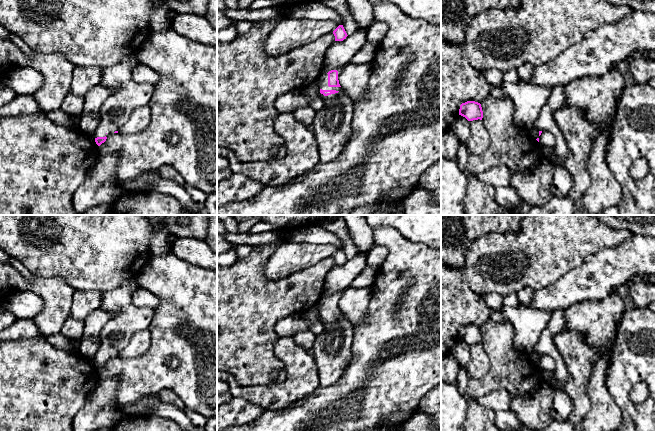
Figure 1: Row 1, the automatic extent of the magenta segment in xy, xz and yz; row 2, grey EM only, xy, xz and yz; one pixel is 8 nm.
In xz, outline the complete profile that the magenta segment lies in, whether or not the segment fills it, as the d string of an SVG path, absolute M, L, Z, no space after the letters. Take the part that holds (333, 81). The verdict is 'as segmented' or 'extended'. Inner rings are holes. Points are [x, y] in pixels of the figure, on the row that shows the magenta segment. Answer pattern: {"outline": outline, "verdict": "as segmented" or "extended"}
{"outline": "M338 71L322 73L317 83L324 95L324 106L312 124L319 147L319 159L328 163L342 153L352 134L353 104L338 80Z", "verdict": "extended"}

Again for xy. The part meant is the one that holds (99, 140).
{"outline": "M130 55L114 66L102 68L100 84L112 88L113 93L101 107L99 125L93 134L98 146L104 143L110 134L118 133L135 108L149 105L155 86L148 83L138 83L132 79L131 73L137 64L136 55Z", "verdict": "extended"}

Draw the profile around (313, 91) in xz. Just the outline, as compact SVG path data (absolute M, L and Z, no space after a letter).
M317 82L308 86L304 91L310 97L310 107L316 112L324 106L323 100L320 98L320 88Z

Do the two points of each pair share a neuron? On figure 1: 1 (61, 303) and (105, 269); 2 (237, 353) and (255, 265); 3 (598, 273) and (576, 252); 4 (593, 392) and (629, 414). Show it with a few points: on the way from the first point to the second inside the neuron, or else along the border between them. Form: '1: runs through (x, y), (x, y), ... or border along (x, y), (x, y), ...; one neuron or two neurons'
1: border along (54, 276), (60, 277), (75, 289); two neurons
2: runs through (246, 331), (246, 287); one neuron
3: border along (605, 248), (588, 255), (578, 265), (565, 273); two neurons
4: border along (607, 389), (611, 398), (620, 409), (621, 420); two neurons

